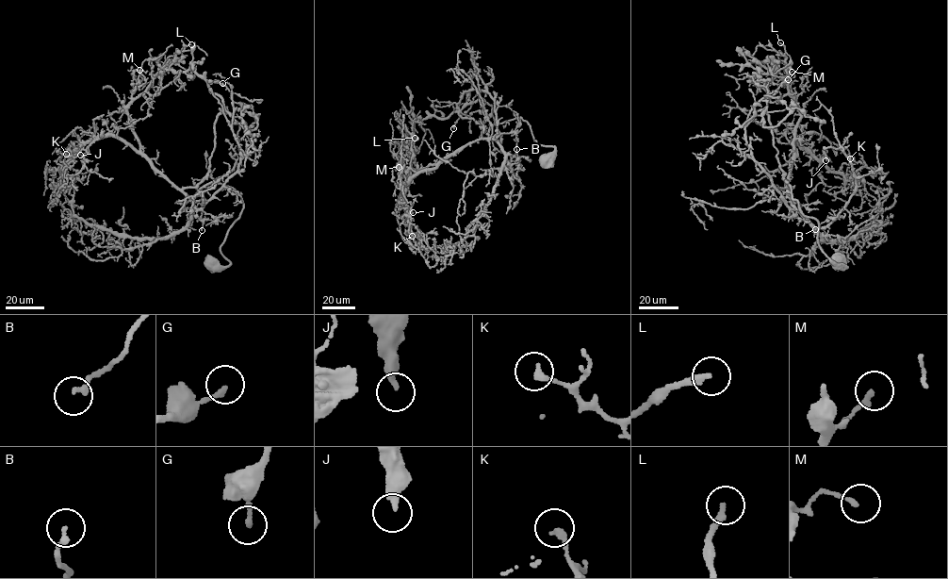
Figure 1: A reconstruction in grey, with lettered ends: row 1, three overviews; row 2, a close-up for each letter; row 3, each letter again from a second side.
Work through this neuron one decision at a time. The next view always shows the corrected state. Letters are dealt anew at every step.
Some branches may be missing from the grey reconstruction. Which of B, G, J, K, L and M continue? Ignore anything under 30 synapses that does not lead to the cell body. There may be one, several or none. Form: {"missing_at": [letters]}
{"missing_at": []}

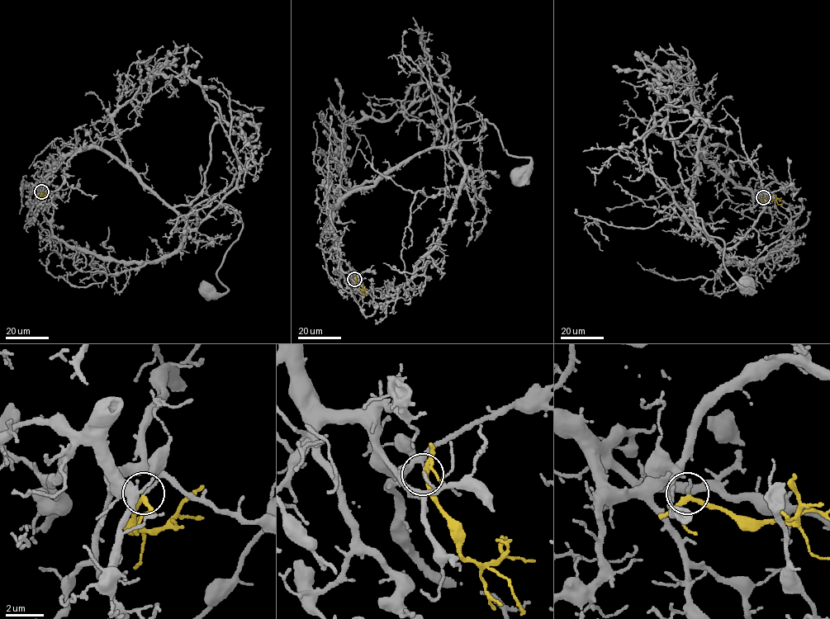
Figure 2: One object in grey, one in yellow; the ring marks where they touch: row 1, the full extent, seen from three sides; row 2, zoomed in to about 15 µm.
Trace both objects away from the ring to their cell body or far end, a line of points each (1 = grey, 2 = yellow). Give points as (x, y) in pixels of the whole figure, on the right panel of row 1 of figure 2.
1: (763, 197), (736, 186), (699, 153), (690, 211), (689, 197), (703, 228), (723, 241), (726, 271), (743, 284)
2: (763, 197), (779, 205), (782, 203)

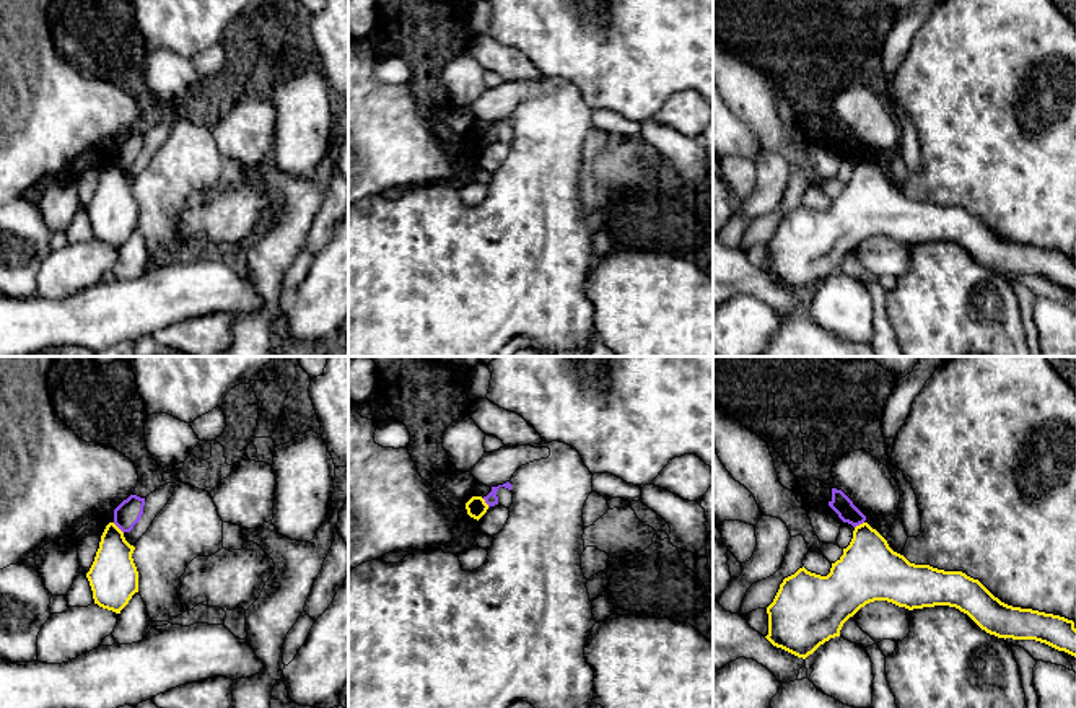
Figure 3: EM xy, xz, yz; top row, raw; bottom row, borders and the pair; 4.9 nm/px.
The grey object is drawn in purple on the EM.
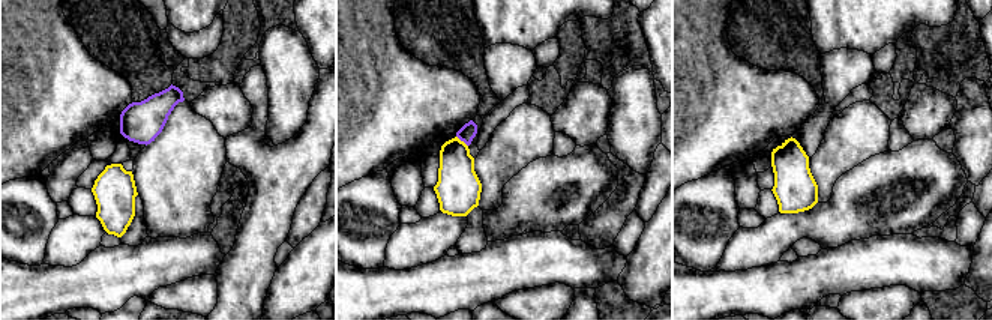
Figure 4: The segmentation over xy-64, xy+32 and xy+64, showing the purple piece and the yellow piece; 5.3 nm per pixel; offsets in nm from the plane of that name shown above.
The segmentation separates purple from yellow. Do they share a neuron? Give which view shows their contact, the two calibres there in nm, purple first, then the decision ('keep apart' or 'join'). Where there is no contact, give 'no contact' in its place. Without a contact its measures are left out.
contact in xy; calibres 120 and 240 nm; keep apart

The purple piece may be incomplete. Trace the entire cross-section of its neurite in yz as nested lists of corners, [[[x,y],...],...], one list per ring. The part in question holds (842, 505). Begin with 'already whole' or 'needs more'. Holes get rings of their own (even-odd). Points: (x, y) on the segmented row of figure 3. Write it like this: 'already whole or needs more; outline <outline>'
already whole; outline [[[832,488],[832,500],[829,501],[829,506],[838,514],[843,522],[851,524],[853,527],[866,521],[866,516],[842,490]]]

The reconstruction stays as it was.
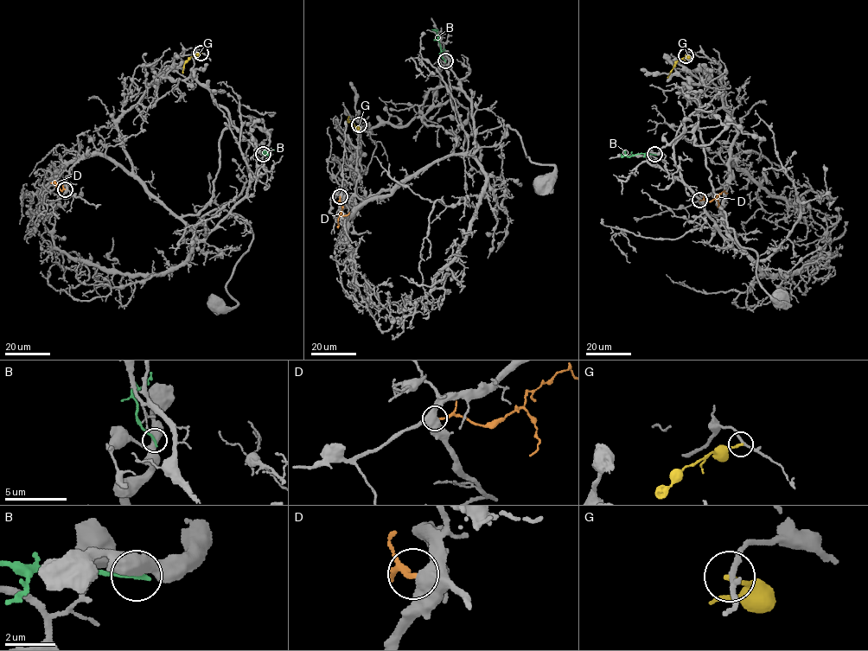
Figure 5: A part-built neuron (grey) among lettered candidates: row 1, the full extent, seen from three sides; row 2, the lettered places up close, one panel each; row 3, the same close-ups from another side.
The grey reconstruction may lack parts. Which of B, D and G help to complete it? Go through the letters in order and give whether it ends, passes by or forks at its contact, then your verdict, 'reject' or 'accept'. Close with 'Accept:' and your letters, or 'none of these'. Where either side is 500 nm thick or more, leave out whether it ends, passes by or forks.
B: it ends | reject
D: reject
G: it ends | reject
Accept: none of these

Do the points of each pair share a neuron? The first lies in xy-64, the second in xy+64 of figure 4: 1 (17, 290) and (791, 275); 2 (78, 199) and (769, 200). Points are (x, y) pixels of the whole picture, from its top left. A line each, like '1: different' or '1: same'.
1: same
2: same

